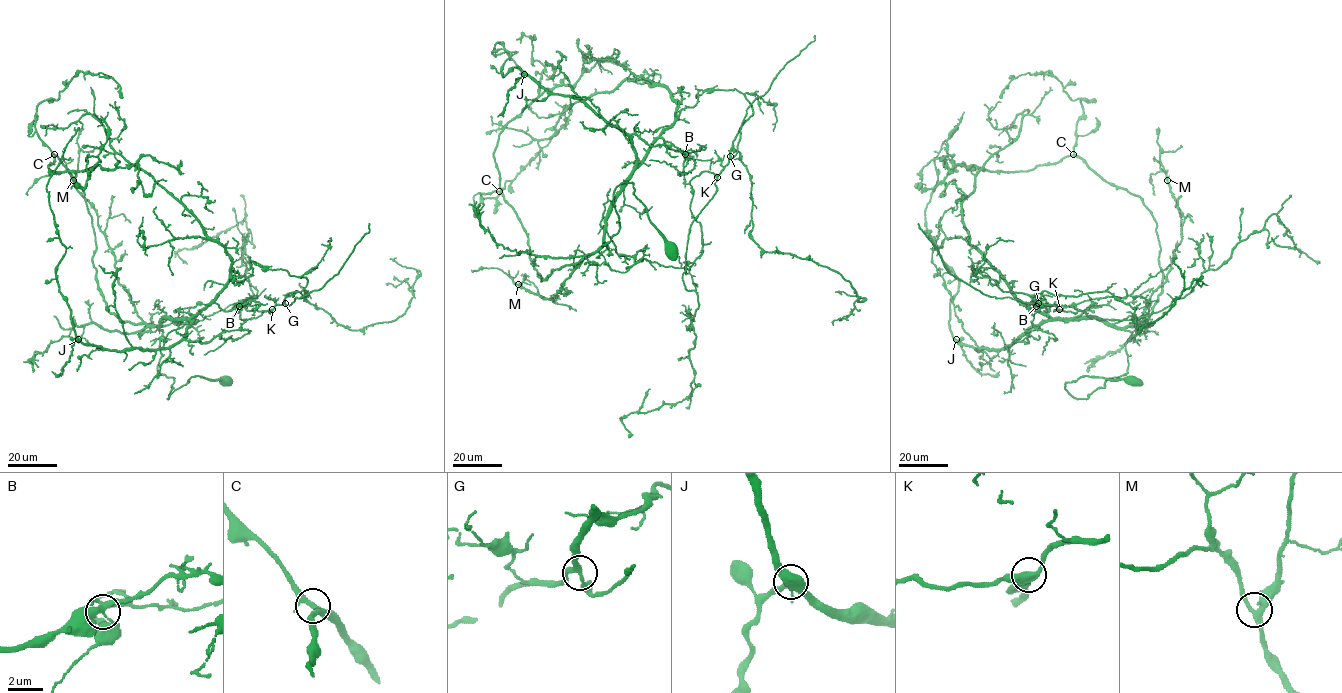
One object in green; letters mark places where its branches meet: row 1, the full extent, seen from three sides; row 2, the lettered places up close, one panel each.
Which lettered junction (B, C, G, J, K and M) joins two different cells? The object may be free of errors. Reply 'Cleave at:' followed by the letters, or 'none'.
Cleave at: B

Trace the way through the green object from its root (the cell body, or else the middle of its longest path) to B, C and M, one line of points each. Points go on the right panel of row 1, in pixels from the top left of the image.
B: (1134, 381), (1081, 376), (1065, 383), (1073, 397), (1127, 372), (1131, 333), (1036, 306)
C: (1134, 381), (1065, 389), (1087, 398), (1127, 372), (1124, 330), (1147, 321), (1162, 280), (1151, 211), (1073, 154)
M: (1134, 381), (1081, 376), (1065, 389), (1087, 398), (1127, 372), (1124, 330), (1165, 281), (1181, 238), (1167, 180)

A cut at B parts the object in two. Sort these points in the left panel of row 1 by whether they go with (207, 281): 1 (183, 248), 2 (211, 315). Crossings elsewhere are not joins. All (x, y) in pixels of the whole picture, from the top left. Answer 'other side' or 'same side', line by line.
1: other side
2: other side

